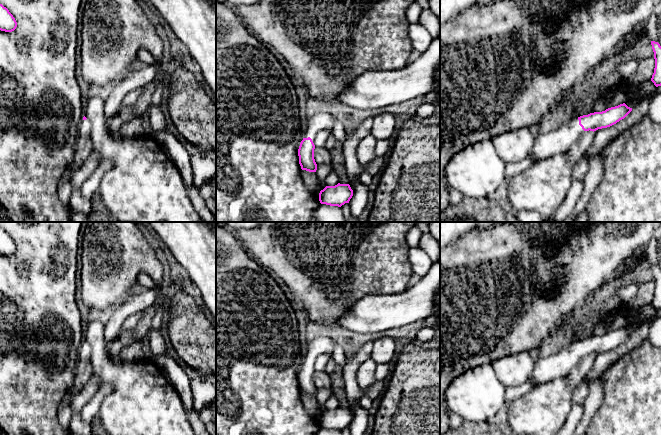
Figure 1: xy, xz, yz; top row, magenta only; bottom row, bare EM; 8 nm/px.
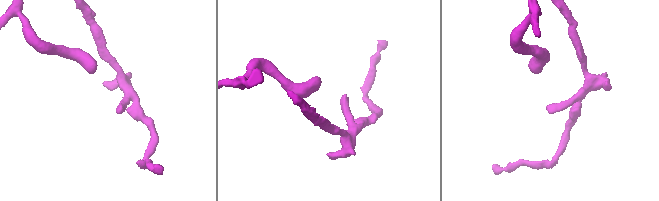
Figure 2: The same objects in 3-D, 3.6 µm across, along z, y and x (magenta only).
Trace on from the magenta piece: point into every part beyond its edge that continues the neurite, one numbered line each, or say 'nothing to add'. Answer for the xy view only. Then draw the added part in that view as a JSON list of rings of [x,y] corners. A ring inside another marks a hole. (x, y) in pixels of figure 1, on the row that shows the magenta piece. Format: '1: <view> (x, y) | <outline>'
1: xy (85, 127) | [[[88,119],[81,120],[78,128],[79,136],[81,137],[91,137],[92,125]]]

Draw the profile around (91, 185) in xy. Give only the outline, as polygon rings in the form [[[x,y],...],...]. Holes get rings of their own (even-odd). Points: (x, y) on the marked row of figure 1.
[[[110,159],[102,160],[98,165],[98,169],[81,185],[80,191],[85,199],[92,199],[93,194],[99,189],[102,174],[108,171],[112,165]]]

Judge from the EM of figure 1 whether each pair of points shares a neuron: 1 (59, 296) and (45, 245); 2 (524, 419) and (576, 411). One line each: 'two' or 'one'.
1: one
2: two

